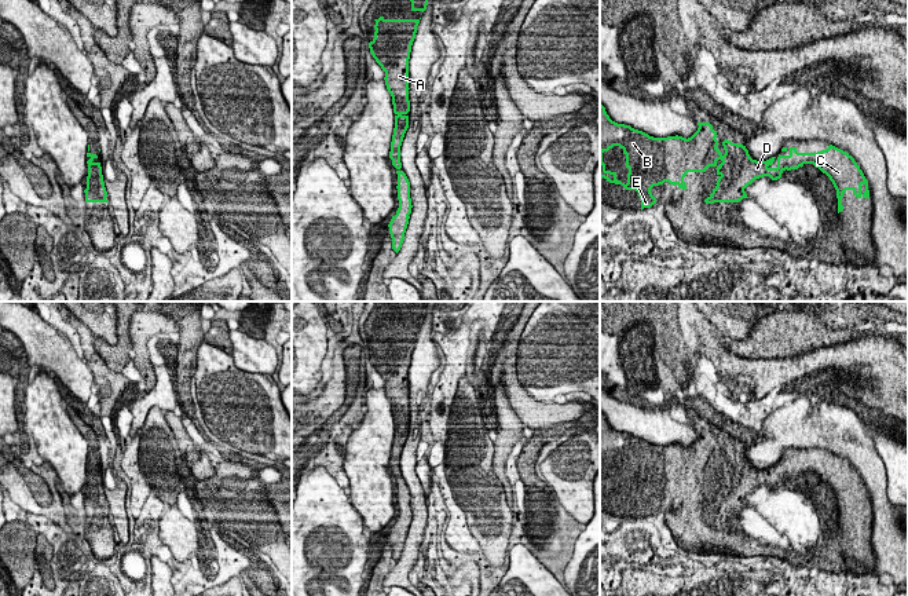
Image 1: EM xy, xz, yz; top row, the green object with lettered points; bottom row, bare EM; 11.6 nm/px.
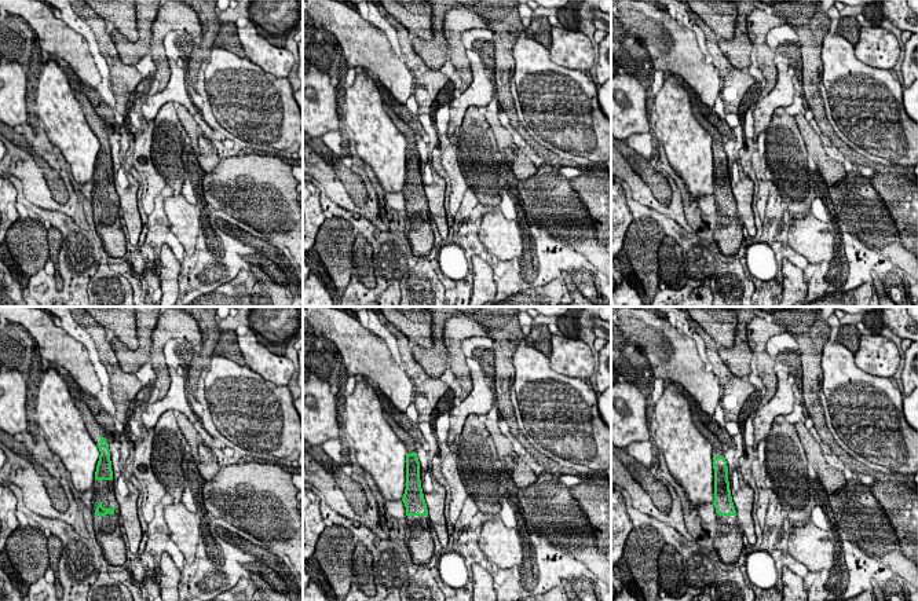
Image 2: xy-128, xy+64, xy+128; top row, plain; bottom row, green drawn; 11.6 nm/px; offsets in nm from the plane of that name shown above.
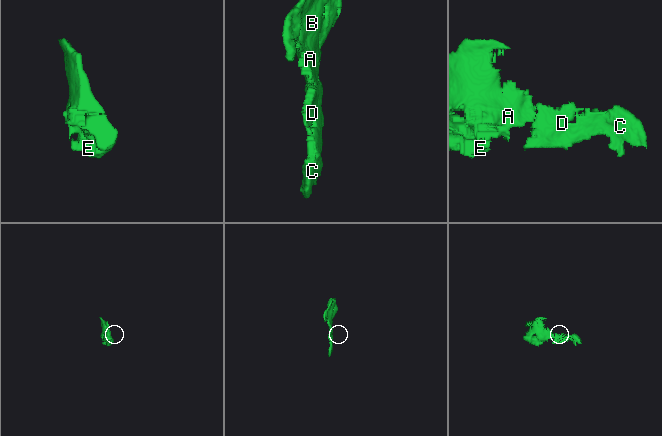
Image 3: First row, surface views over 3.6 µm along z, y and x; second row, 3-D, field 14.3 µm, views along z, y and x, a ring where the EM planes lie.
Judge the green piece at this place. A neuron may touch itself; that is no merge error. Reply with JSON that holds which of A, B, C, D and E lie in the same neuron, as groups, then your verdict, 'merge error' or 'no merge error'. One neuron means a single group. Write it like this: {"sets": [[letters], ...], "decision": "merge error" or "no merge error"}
{"sets": [["A", "B", "C", "D", "E"]], "decision": "no merge error"}

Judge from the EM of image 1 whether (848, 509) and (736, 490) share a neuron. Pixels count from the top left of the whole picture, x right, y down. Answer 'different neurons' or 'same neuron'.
same neuron

